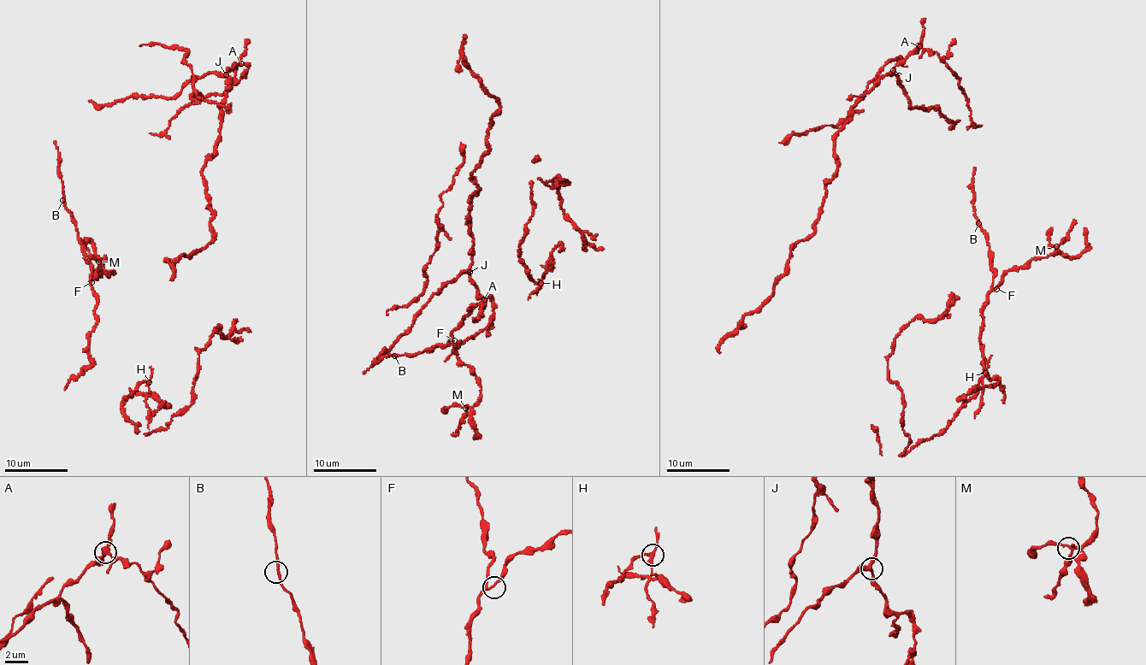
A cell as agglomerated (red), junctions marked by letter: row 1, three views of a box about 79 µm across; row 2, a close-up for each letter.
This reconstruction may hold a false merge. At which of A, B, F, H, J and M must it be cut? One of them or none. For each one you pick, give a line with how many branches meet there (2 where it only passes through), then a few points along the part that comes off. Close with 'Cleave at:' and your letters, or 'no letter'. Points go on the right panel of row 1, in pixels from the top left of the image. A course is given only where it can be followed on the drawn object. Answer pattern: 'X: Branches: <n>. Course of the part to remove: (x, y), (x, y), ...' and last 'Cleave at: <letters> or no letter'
H: Branches: 3. Course of the part to remove: (985, 373), (983, 385), (960, 397), (966, 396)
Cleave at: H

